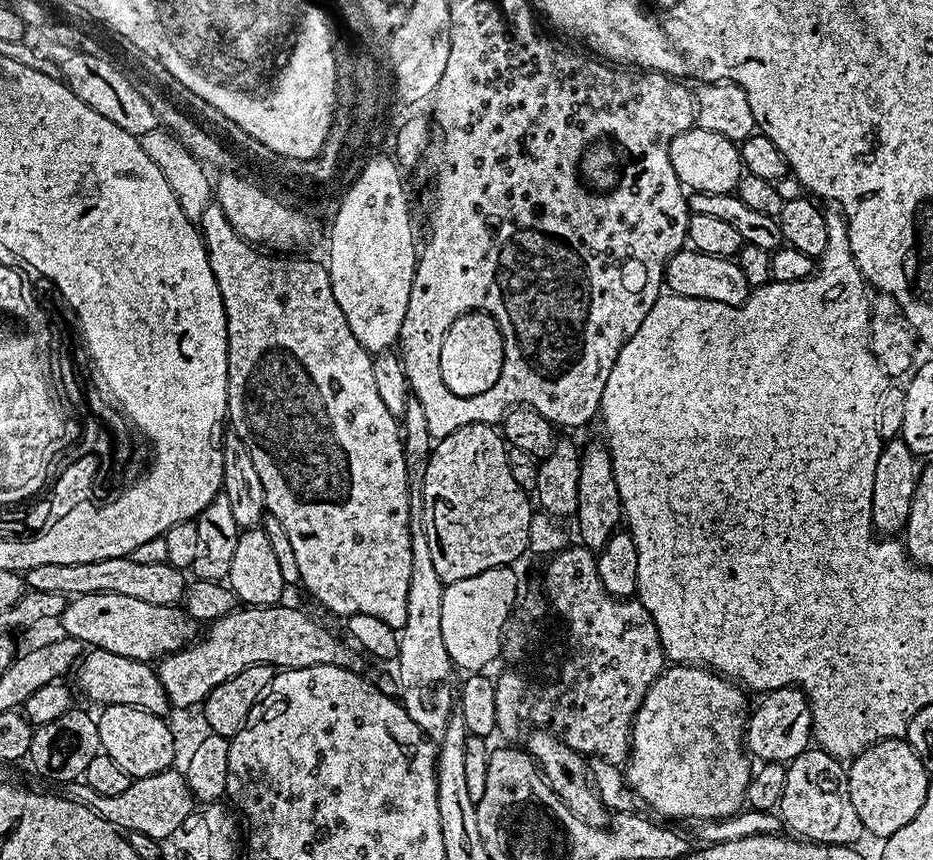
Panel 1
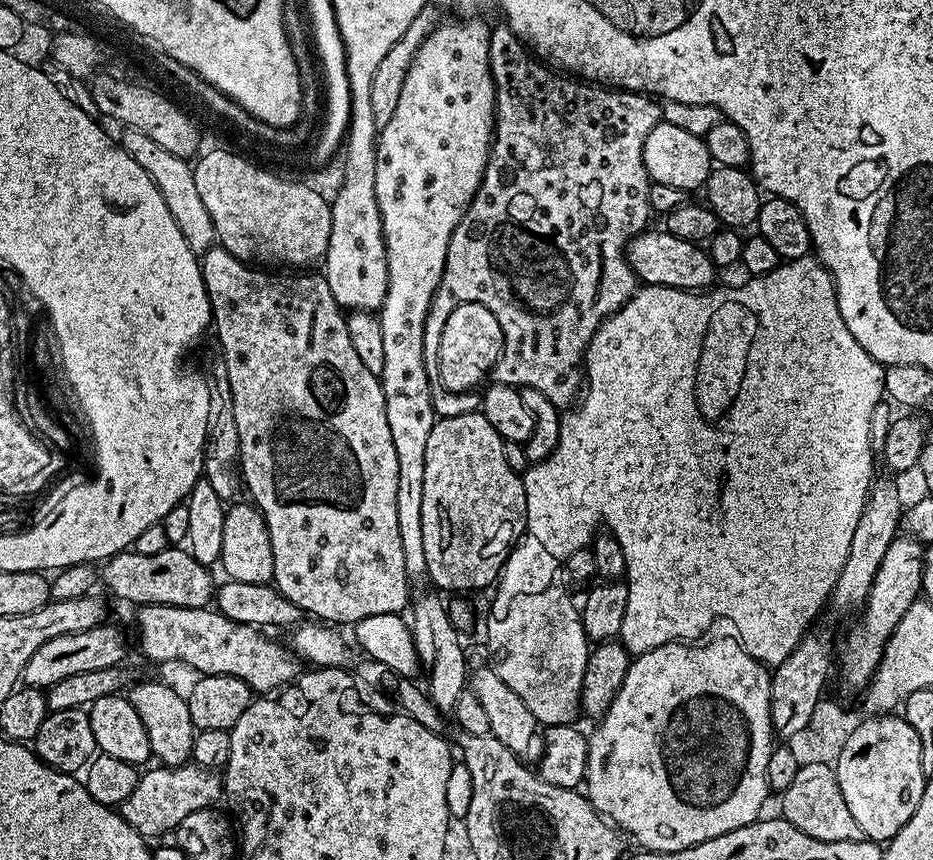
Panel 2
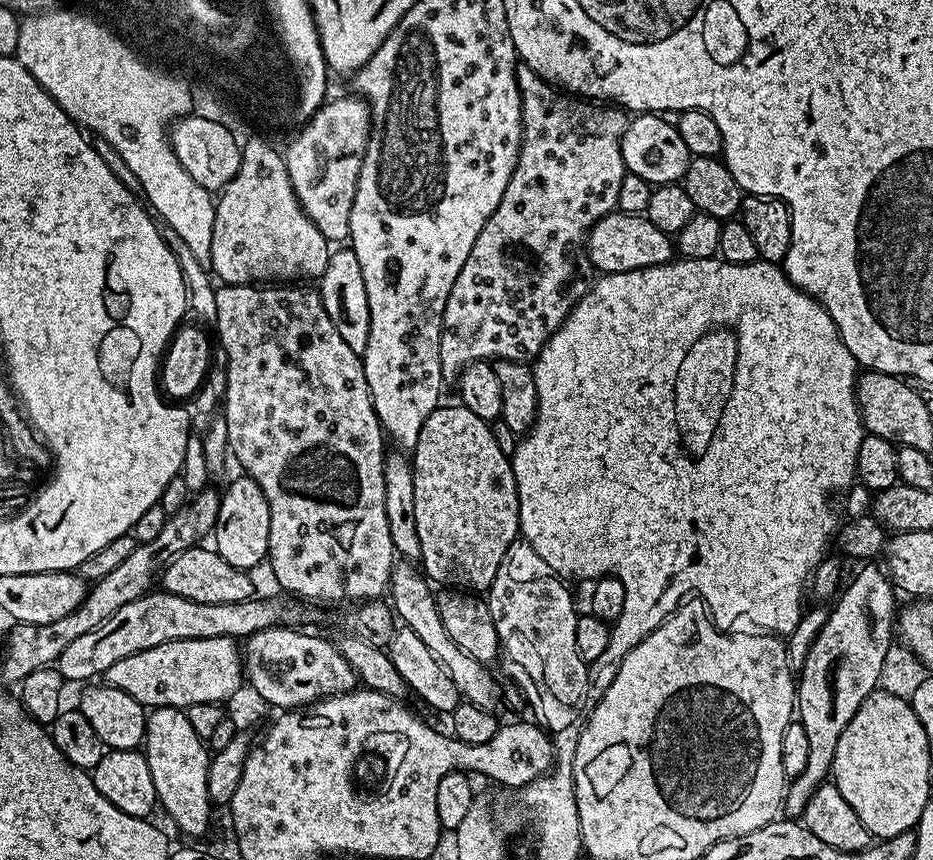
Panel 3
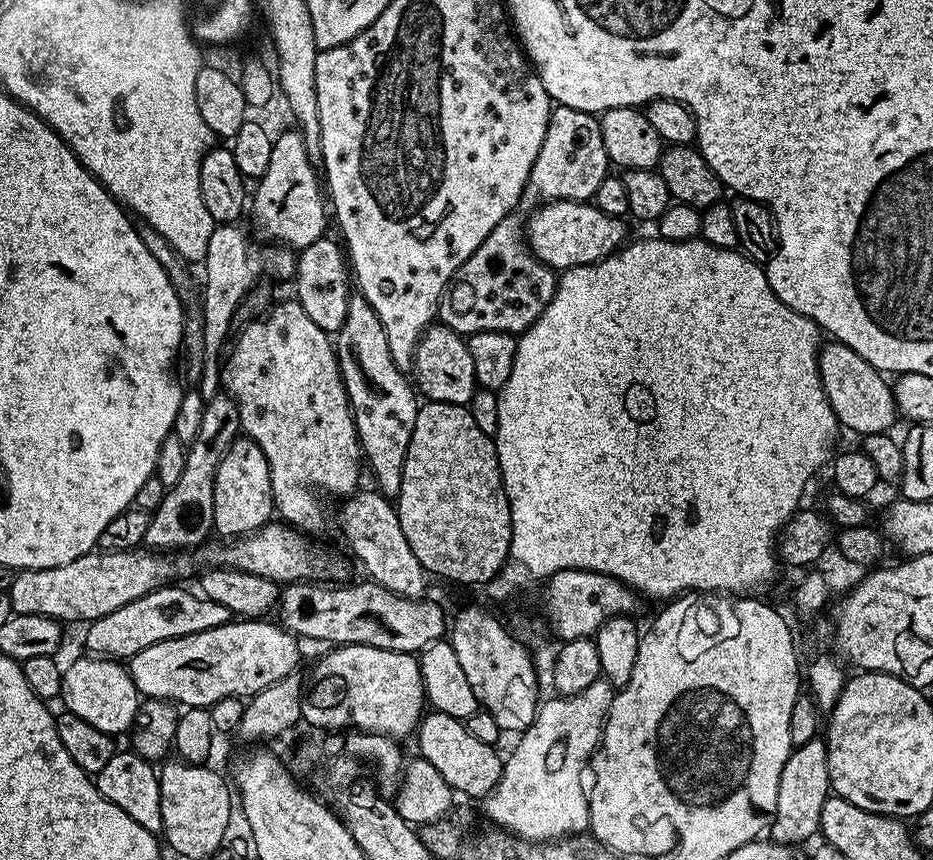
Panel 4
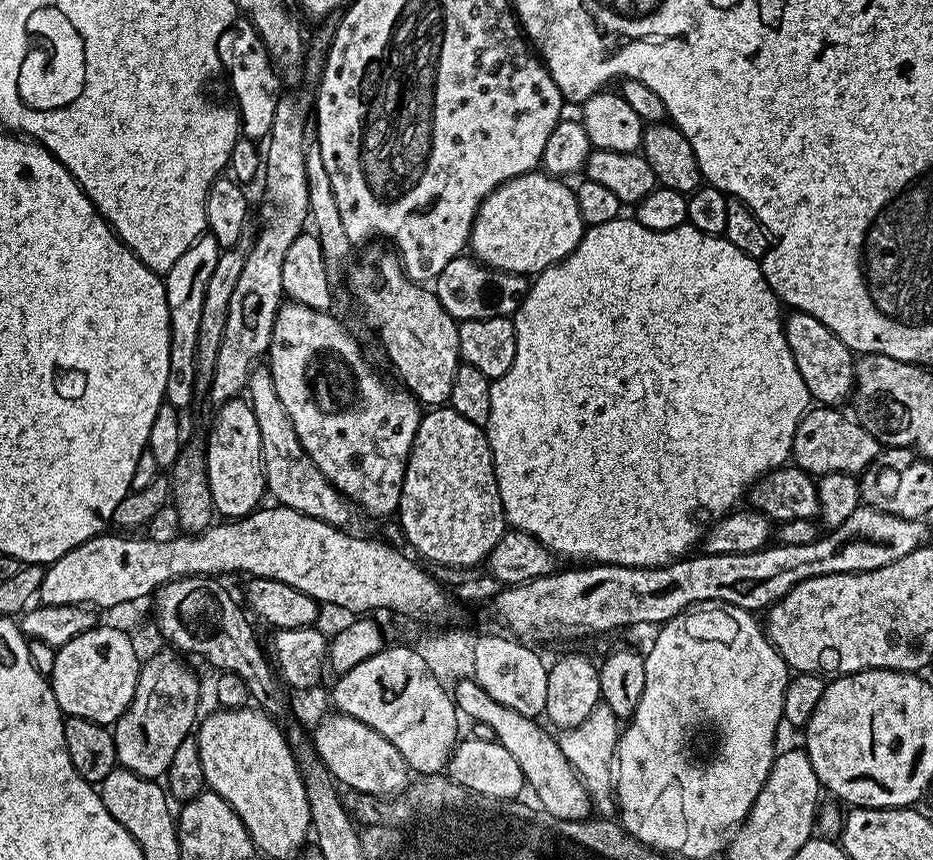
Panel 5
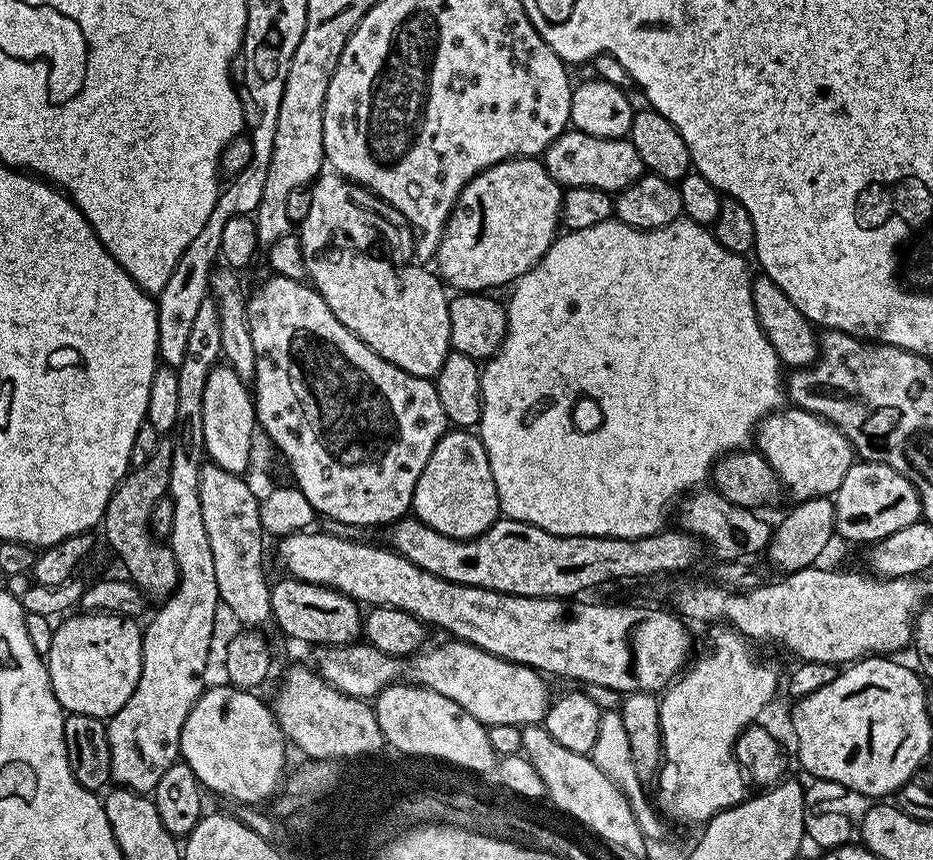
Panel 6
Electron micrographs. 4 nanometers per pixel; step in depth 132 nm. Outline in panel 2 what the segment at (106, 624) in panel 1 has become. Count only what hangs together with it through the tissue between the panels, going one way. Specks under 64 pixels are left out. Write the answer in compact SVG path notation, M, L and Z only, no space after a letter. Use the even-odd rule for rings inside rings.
M145 604L137 612L140 612L136 616L140 648L160 664L177 660L180 664L189 664L196 674L237 676L256 694L283 690L301 675L301 661L287 643L279 644L268 637L271 635L267 631L226 618L215 607L175 608L165 604Z

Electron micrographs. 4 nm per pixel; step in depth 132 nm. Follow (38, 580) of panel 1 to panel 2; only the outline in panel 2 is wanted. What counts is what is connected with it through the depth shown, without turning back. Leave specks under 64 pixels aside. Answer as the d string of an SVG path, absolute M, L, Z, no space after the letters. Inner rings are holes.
M170 546L162 554L138 554L131 550L117 552L102 564L102 584L109 588L120 600L129 600L135 606L145 604L165 604L175 608L207 608L214 600L214 583L209 565L198 562L191 552L180 546Z

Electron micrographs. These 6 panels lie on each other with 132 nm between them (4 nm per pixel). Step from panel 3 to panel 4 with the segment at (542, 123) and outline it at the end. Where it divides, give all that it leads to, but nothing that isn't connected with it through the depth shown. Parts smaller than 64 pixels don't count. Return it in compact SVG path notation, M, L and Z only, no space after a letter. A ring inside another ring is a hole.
M556 104L546 126L546 136L542 138L538 158L534 158L534 166L530 166L530 178L520 196L519 211L531 214L543 204L552 204L556 200L591 201L602 178L609 174L610 161L606 142L602 142L599 119L591 112ZM519 214L507 216L502 218L502 222L498 222L498 226L494 226L494 230L490 230L482 246L478 246L478 250L470 254L470 258L452 277L444 299L440 301L439 323L465 338L472 336L475 332L511 332L513 334L525 332L554 298L557 279L557 273L543 264L529 248L525 217L523 215L520 217Z

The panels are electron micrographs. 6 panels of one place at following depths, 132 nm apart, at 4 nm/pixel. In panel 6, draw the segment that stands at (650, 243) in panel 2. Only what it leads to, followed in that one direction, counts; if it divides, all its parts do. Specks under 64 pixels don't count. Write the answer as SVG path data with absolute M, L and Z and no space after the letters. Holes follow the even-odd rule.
M540 158L503 160L479 172L456 199L456 207L452 209L448 224L444 227L444 236L434 249L435 267L443 283L449 289L456 288L452 290L457 293L487 293L503 284L515 285L522 274L540 262L556 240L561 227L560 209L564 206L564 194L565 189L554 182L554 178L550 178L543 159Z

